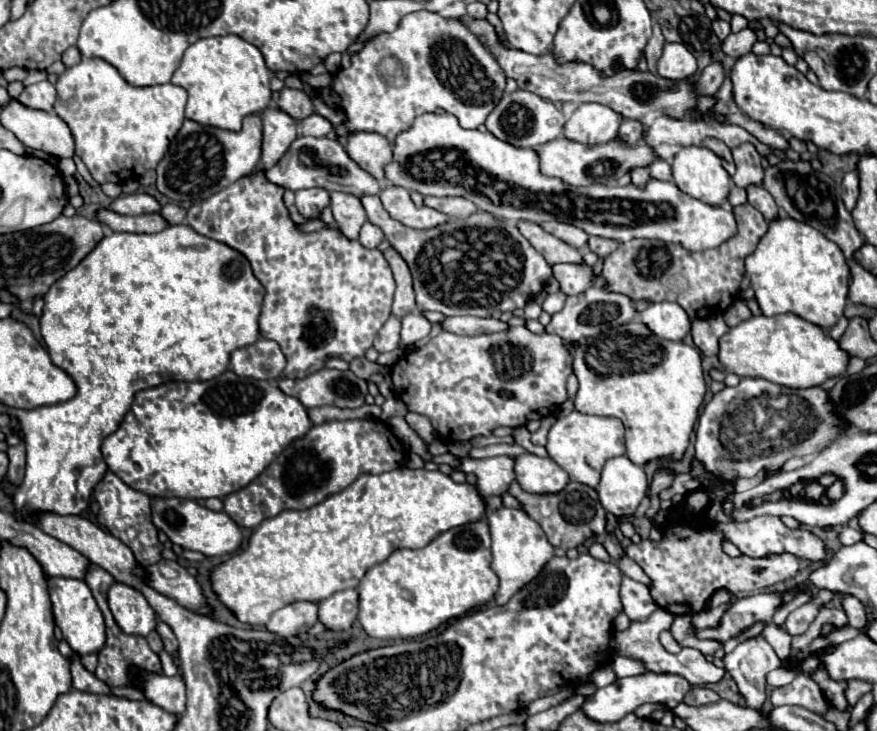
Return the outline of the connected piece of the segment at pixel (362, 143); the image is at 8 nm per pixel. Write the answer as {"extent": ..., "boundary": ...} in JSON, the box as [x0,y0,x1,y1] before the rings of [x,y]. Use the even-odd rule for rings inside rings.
{"extent":[346,133,392,181],"boundary":[[[356,133],[348,137],[346,151],[354,163],[358,163],[364,171],[374,175],[378,181],[384,181],[382,167],[390,163],[392,145],[378,133]]]}

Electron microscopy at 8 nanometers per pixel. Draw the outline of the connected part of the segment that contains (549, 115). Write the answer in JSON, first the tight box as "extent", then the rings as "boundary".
{"extent":[486,89,566,147],"boundary":[[[516,89],[514,93],[504,93],[500,103],[488,115],[486,129],[494,137],[498,137],[514,147],[536,147],[536,145],[542,145],[542,143],[548,143],[548,141],[560,137],[564,123],[566,123],[564,113],[560,109],[556,109],[552,101],[542,99],[530,91]]]}

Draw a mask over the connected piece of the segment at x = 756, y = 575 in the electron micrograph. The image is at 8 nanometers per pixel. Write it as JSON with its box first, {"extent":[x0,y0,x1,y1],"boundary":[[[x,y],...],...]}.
{"extent":[626,513,800,615],"boundary":[[[676,513],[672,515],[672,521],[674,523],[664,529],[664,537],[662,537],[660,543],[640,541],[638,545],[628,545],[626,547],[626,555],[632,561],[636,561],[644,569],[644,573],[652,579],[650,593],[652,593],[654,601],[662,609],[666,609],[666,611],[670,611],[674,615],[694,615],[694,613],[702,611],[708,605],[712,593],[718,591],[718,589],[728,589],[728,591],[735,595],[732,602],[736,602],[744,597],[758,595],[758,593],[762,593],[764,587],[774,585],[778,581],[792,579],[798,573],[800,561],[794,555],[774,555],[772,559],[752,559],[752,557],[742,555],[742,557],[732,559],[720,547],[720,541],[724,539],[722,533],[712,531],[712,529],[698,529],[698,527],[688,525],[688,523],[678,523],[678,515]]]}

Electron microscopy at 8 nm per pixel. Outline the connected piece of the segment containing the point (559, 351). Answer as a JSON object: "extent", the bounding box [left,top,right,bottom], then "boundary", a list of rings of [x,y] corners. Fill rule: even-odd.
{"extent":[392,327,572,441],"boundary":[[[508,327],[502,333],[474,335],[474,337],[454,335],[454,333],[448,333],[448,331],[440,331],[426,345],[422,345],[416,351],[400,357],[392,365],[392,381],[394,381],[394,393],[396,393],[396,397],[404,401],[404,405],[408,407],[408,411],[414,411],[414,413],[420,413],[420,415],[428,417],[430,423],[436,429],[438,439],[442,439],[442,441],[468,441],[468,439],[472,439],[476,435],[490,435],[496,427],[524,427],[532,419],[544,419],[548,415],[554,415],[554,409],[558,411],[558,407],[566,399],[566,381],[568,381],[570,375],[572,375],[572,355],[566,351],[562,339],[558,335],[550,335],[550,333],[536,335],[536,333],[530,333],[526,327]]]}

